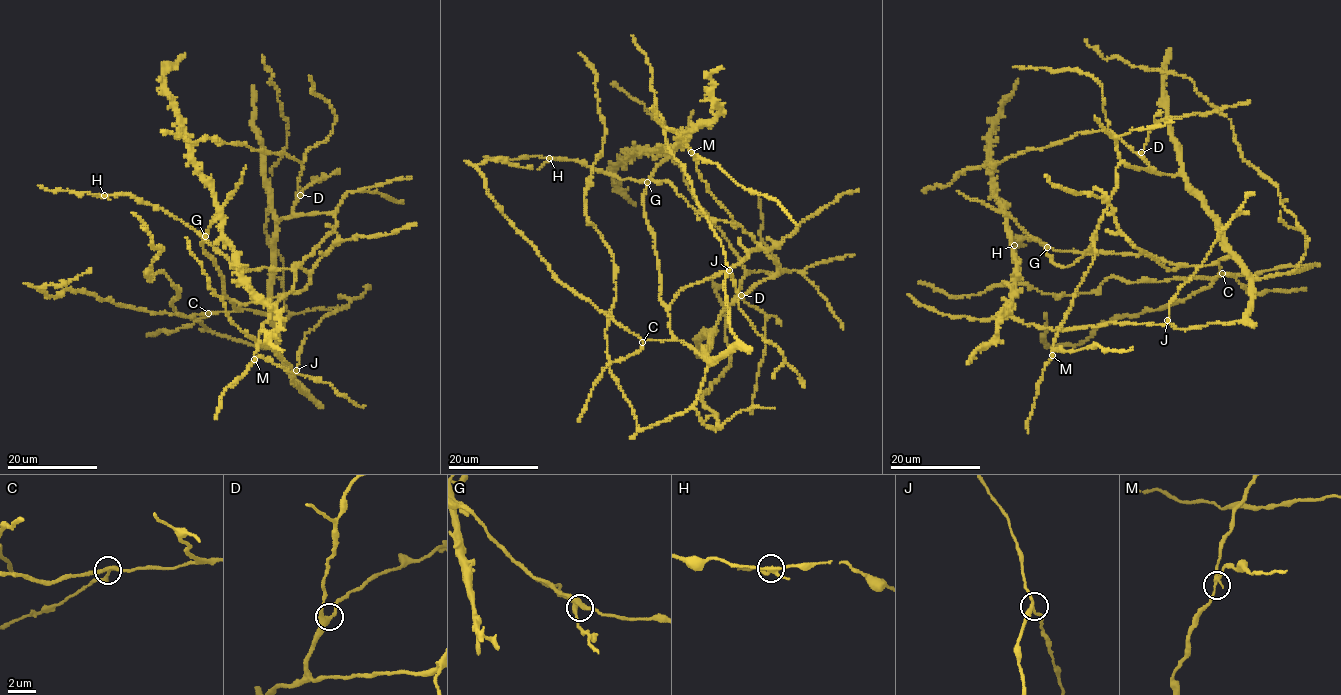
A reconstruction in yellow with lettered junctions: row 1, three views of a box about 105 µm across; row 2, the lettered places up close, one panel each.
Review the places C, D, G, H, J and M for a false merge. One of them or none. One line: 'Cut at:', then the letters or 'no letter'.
Cut at: H

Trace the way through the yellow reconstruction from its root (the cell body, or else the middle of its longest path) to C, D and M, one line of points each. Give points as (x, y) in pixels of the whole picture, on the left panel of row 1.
C: (274, 329), (266, 315), (251, 311), (208, 313)
D: (274, 329), (270, 304), (271, 240), (276, 234), (276, 219), (289, 216), (300, 195)
M: (274, 329), (270, 270), (276, 219), (335, 210), (336, 226), (296, 269), (293, 289), (270, 309), (254, 359)

